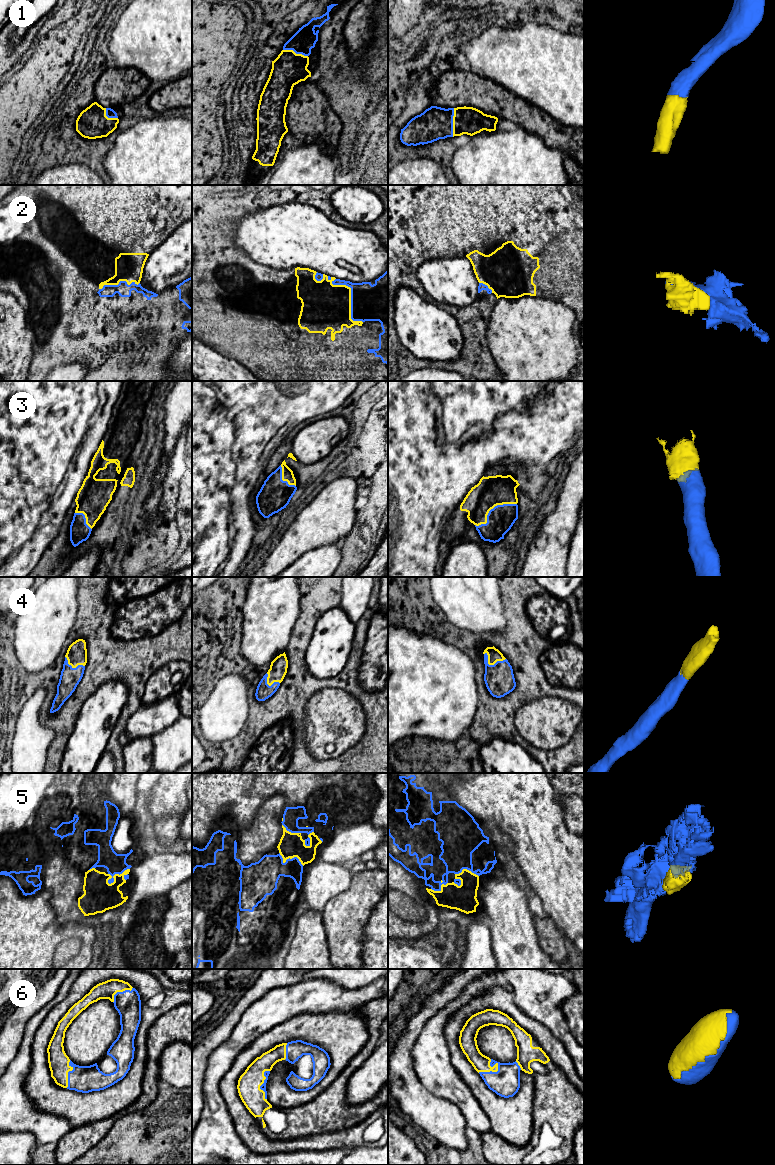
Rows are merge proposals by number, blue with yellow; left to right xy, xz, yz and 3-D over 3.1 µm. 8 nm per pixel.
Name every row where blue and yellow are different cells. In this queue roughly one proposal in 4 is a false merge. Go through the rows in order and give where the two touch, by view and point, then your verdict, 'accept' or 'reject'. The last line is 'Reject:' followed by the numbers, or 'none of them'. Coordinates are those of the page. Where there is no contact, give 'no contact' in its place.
1: yz (452, 122) | accept
2: xz (351, 296) | accept
3: yz (491, 509) | accept
4: yz (491, 665) | accept
5: xy (117, 873) | reject
6: yz (491, 1071) | accept
Reject: 5

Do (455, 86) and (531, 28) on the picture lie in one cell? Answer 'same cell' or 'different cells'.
same cell

